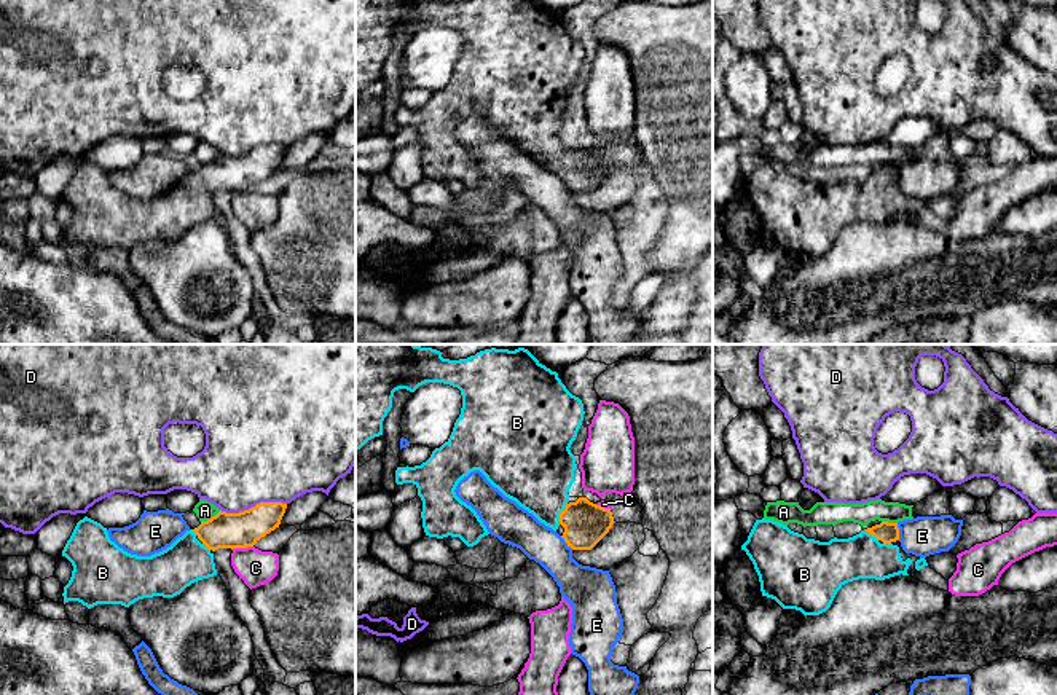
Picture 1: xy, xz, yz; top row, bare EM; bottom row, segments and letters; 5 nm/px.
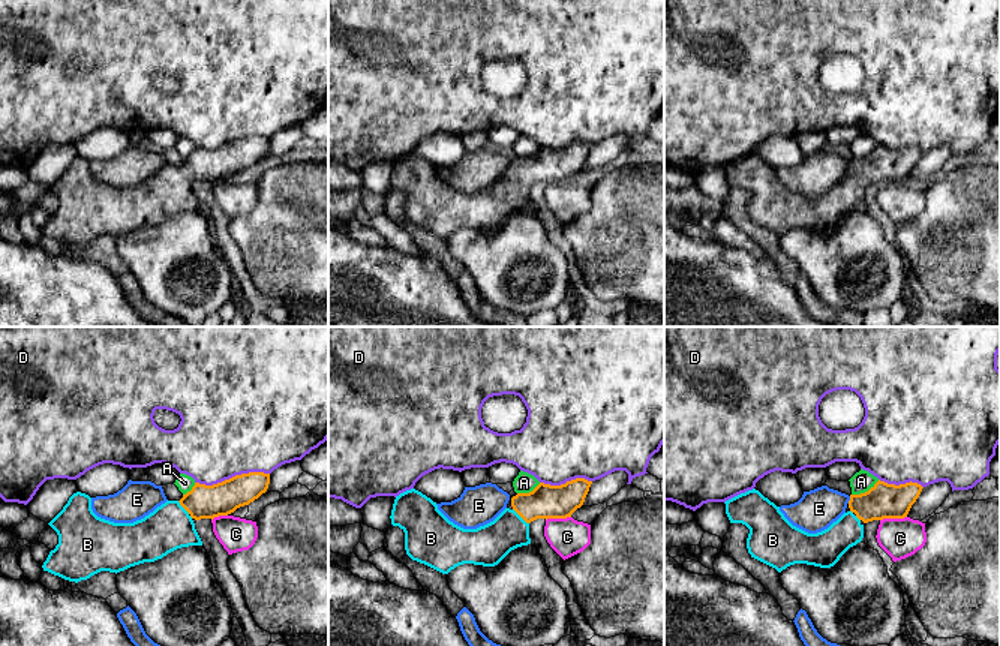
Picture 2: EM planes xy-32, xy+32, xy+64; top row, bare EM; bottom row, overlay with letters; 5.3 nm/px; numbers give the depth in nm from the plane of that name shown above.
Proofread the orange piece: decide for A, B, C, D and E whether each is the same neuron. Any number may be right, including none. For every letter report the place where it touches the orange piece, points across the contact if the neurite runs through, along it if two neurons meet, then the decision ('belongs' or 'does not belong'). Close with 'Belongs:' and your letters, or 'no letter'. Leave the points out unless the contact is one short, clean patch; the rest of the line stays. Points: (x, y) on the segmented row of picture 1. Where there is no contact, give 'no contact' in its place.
A: contact xy (212, 517); does not belong
B: contact xz (560, 514); way xz (585, 523), (576, 517), (560, 514), (547, 501), (536, 471); belongs
C: contact xy (241, 547); does not belong
D: contact xy (252, 507); does not belong
E: contact yz (898, 531); does not belong
Belongs: B

